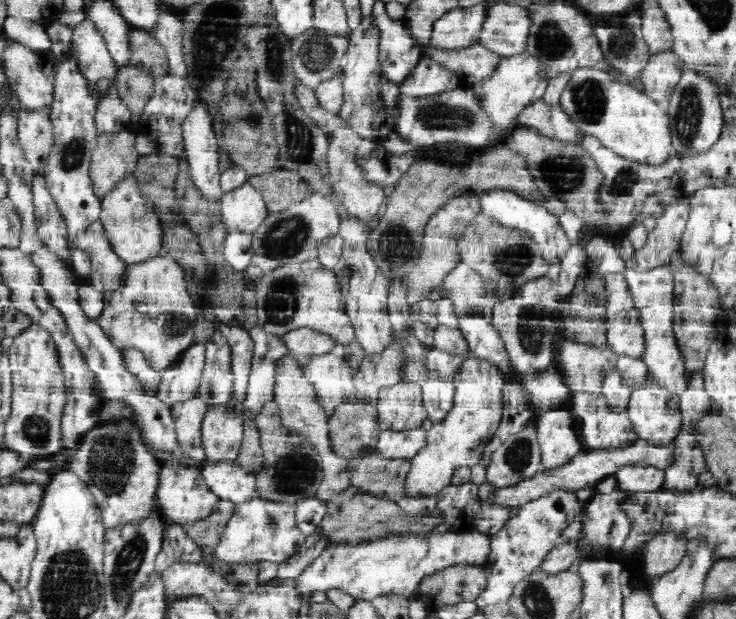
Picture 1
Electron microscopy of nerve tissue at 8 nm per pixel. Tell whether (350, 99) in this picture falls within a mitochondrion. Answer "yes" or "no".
no

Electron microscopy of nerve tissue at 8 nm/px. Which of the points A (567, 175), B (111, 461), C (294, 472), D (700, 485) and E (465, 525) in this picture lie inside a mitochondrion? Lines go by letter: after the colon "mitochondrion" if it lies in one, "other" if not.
A: mitochondrion
B: mitochondrion
C: mitochondrion
D: other
E: other

